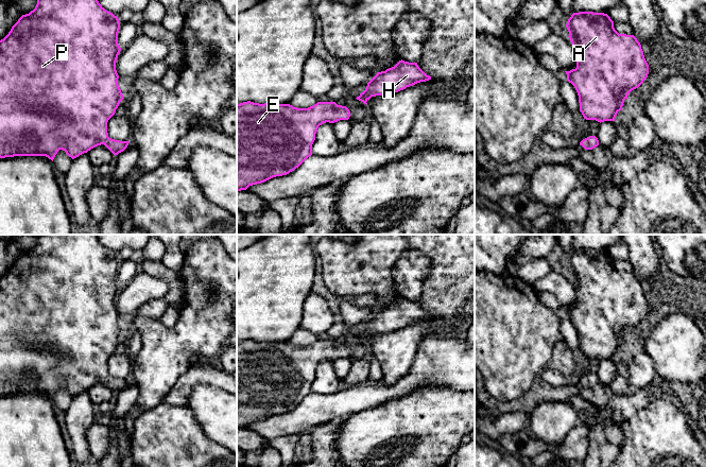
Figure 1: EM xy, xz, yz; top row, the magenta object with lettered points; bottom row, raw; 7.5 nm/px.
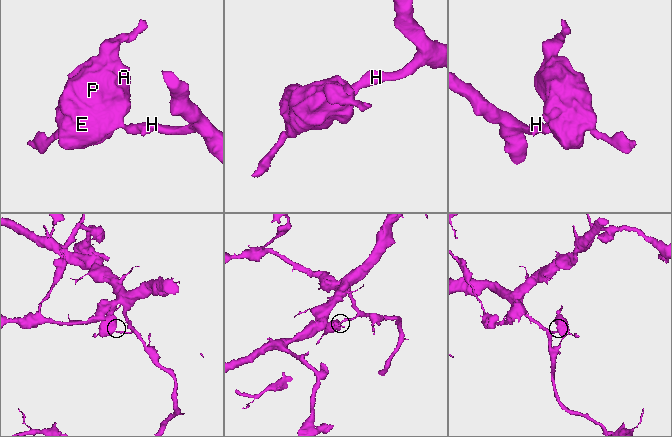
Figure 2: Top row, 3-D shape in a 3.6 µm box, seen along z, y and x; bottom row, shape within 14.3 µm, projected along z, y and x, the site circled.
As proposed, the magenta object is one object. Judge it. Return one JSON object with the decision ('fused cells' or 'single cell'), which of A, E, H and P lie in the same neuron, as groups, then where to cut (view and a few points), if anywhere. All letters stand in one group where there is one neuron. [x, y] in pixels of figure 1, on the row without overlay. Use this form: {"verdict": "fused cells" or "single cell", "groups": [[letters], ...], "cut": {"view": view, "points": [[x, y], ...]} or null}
{"verdict": "single cell", "groups": [["A", "E", "H", "P"]], "cut": null}

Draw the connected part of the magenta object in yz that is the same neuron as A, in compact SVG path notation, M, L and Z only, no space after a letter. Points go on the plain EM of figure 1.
M573 250L566 265L575 290L576 306L565 310L578 330L580 349L586 358L615 359L628 331L649 312L640 280L634 273L619 272L614 259L604 250Z

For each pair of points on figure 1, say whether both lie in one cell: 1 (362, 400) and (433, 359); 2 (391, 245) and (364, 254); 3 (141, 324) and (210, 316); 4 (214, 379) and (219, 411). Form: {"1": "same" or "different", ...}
{"1": "same", "2": "same", "3": "same", "4": "different"}

